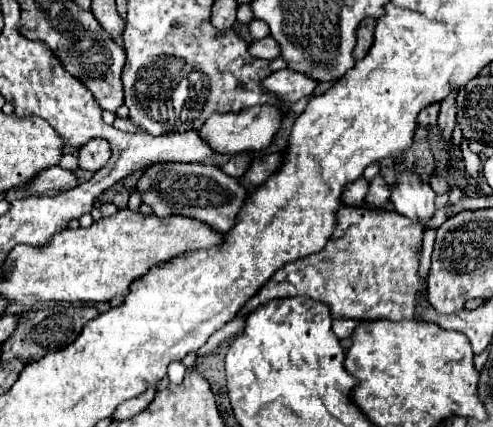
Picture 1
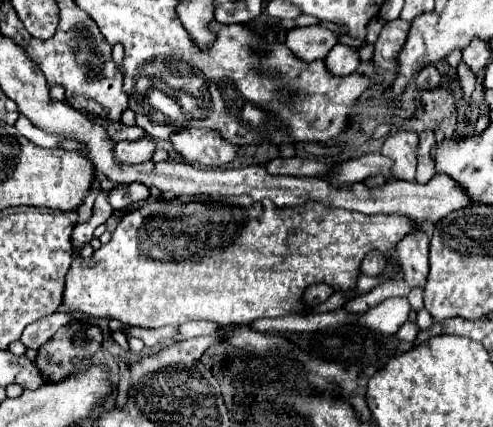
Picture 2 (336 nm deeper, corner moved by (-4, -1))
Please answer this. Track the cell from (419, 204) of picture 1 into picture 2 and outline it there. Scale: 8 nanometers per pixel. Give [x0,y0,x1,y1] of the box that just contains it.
[381,131,419,181]

